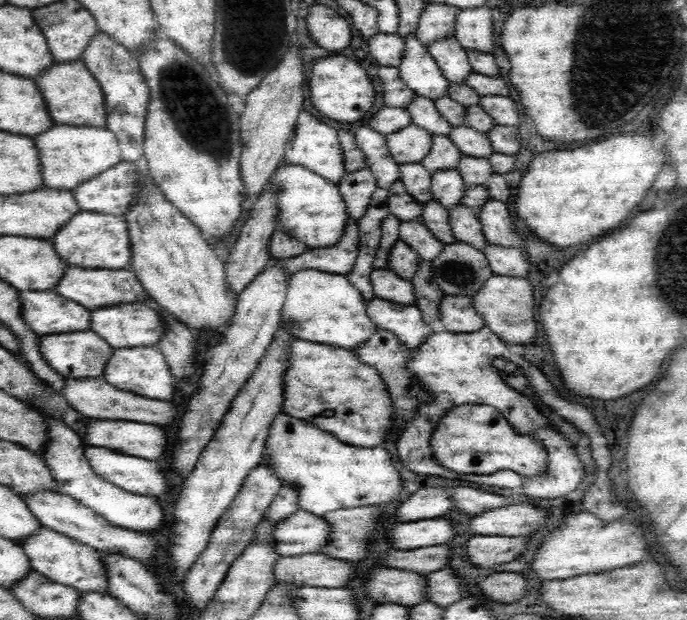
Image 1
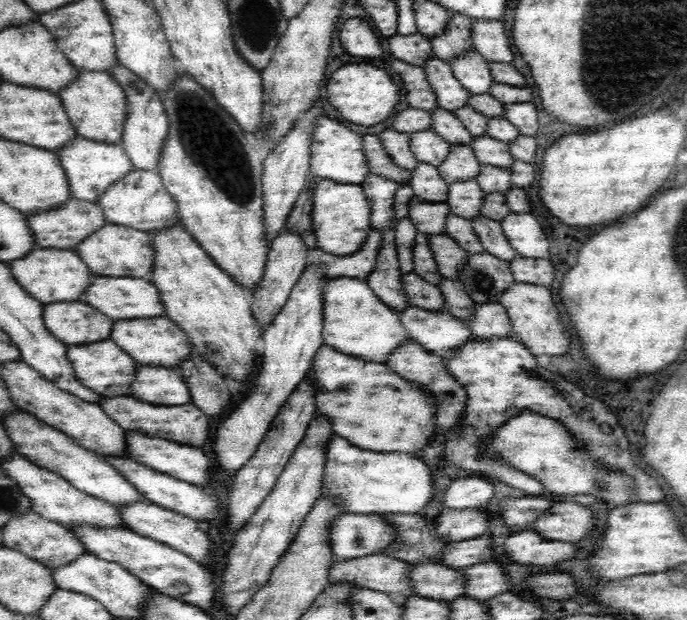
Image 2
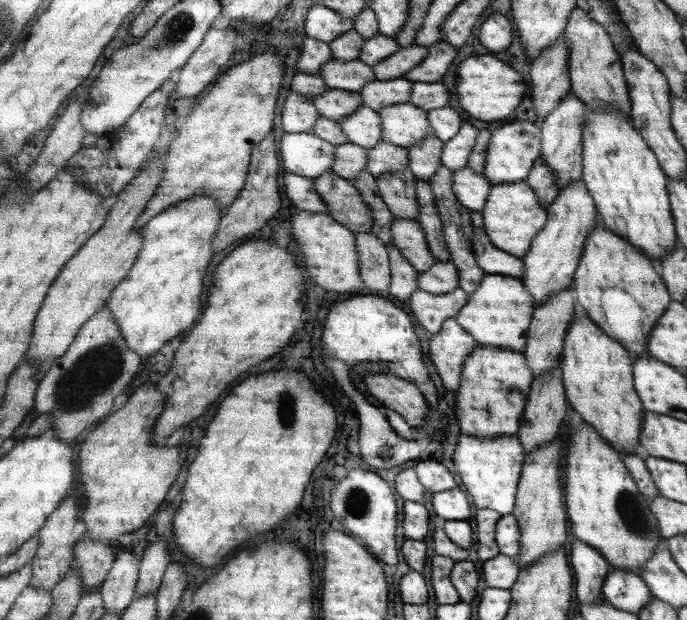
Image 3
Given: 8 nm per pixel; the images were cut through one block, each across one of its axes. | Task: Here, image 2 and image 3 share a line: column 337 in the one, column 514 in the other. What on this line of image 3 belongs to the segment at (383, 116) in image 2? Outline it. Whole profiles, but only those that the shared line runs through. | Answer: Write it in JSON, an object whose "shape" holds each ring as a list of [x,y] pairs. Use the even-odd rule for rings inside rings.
{"shape":[[[470,56],[460,62],[456,74],[456,100],[461,110],[466,110],[472,118],[492,122],[500,118],[508,118],[526,96],[526,84],[520,74],[512,70],[510,65],[496,60],[494,56]]]}

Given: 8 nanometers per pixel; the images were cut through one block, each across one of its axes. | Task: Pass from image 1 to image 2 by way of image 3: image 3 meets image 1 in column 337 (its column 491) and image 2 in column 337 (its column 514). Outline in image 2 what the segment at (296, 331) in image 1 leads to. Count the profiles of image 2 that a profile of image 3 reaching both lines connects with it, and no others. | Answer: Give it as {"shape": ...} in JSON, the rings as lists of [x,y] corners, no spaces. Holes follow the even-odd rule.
{"shape":[[[357,278],[326,279],[321,284],[323,306],[323,345],[353,357],[386,362],[390,350],[410,340],[399,313],[378,300],[370,285]]]}

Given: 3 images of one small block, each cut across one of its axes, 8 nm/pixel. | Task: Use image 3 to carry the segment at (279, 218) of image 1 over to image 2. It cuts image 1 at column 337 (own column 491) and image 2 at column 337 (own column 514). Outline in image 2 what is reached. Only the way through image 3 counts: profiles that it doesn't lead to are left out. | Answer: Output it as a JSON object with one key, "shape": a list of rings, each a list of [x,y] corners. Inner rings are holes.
{"shape":[[[307,175],[304,187],[311,198],[309,212],[311,232],[316,237],[317,247],[336,256],[352,256],[362,248],[372,229],[370,226],[371,202],[362,187],[357,184],[342,184],[328,178]]]}

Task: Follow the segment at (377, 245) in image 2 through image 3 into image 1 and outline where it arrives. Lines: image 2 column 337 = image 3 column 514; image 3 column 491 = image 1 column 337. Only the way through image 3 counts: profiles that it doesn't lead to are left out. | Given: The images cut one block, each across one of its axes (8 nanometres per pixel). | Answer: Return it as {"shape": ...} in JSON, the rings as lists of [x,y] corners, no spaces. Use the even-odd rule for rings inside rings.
{"shape":[[[348,217],[344,223],[342,236],[332,246],[308,249],[295,257],[270,258],[264,267],[282,267],[288,274],[314,269],[345,276],[354,266],[357,244],[358,231],[355,219]]]}

